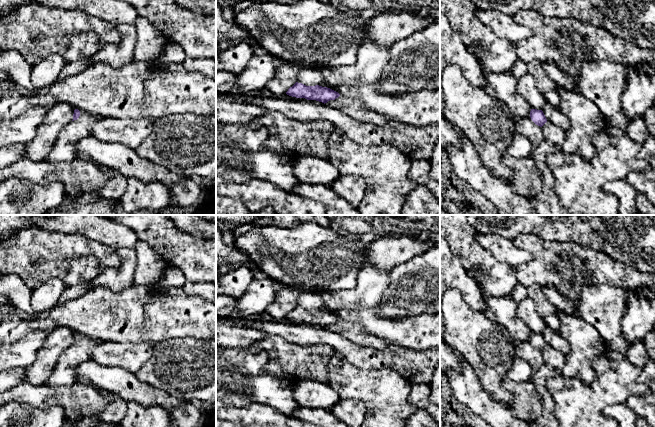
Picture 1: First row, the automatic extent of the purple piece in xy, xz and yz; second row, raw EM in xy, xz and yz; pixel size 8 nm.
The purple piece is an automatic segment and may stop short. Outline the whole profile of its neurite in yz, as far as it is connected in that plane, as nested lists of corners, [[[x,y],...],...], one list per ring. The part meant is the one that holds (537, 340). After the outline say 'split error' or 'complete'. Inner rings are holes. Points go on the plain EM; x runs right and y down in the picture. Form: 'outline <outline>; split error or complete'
outline [[[531,333],[530,340],[519,343],[516,348],[516,357],[527,361],[532,368],[533,374],[530,381],[533,381],[534,372],[543,364],[541,351],[547,346],[542,334]]]; split error

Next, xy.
outline [[[75,333],[73,344],[59,357],[46,385],[54,387],[72,385],[76,381],[74,369],[90,360],[91,351],[97,344],[98,341]]]; split error

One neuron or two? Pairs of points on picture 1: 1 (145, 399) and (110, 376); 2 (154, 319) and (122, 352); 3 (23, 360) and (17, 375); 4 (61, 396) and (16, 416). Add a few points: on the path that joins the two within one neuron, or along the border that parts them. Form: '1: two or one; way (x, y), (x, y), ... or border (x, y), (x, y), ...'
1: one; way (136, 391), (128, 389), (119, 381)
2: two; border (108, 341), (151, 342), (153, 344)
3: two; border (24, 367), (10, 370)
4: two; border (12, 402), (24, 402), (39, 408), (58, 406)

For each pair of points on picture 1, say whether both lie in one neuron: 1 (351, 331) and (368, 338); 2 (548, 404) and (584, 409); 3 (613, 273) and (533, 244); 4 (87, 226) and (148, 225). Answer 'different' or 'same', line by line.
1: same
2: different
3: same
4: different

